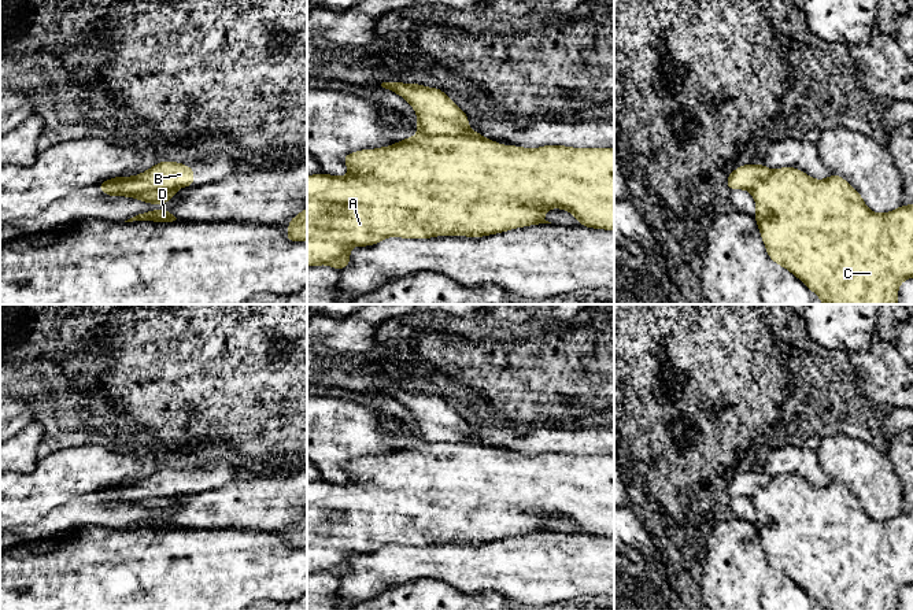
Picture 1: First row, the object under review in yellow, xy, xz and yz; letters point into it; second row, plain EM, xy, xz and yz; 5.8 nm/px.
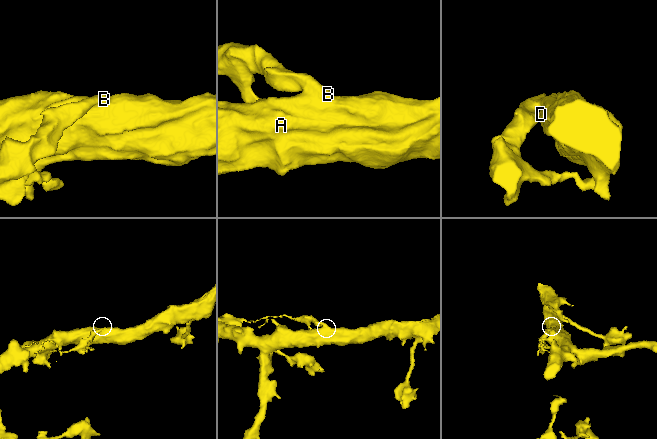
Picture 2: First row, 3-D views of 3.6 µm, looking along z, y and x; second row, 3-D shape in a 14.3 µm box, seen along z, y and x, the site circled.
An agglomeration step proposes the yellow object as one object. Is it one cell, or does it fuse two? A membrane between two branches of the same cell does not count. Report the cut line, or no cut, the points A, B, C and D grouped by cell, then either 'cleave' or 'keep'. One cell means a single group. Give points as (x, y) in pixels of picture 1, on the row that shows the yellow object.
cut none; groups A B C D; keep

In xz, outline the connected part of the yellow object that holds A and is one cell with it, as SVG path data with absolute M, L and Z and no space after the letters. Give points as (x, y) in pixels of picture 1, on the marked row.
M382 82L382 88L400 95L406 99L418 115L417 127L419 133L403 138L389 147L377 149L362 149L343 156L343 162L350 169L344 177L333 177L326 173L307 175L307 266L329 265L343 270L350 265L350 249L355 245L369 247L387 237L404 239L430 239L435 236L469 236L473 239L489 236L528 225L551 223L544 219L544 211L548 208L565 208L579 221L579 226L614 230L614 148L570 148L563 145L543 145L528 149L524 147L502 145L473 132L467 125L466 115L443 90L426 88L419 84Z

